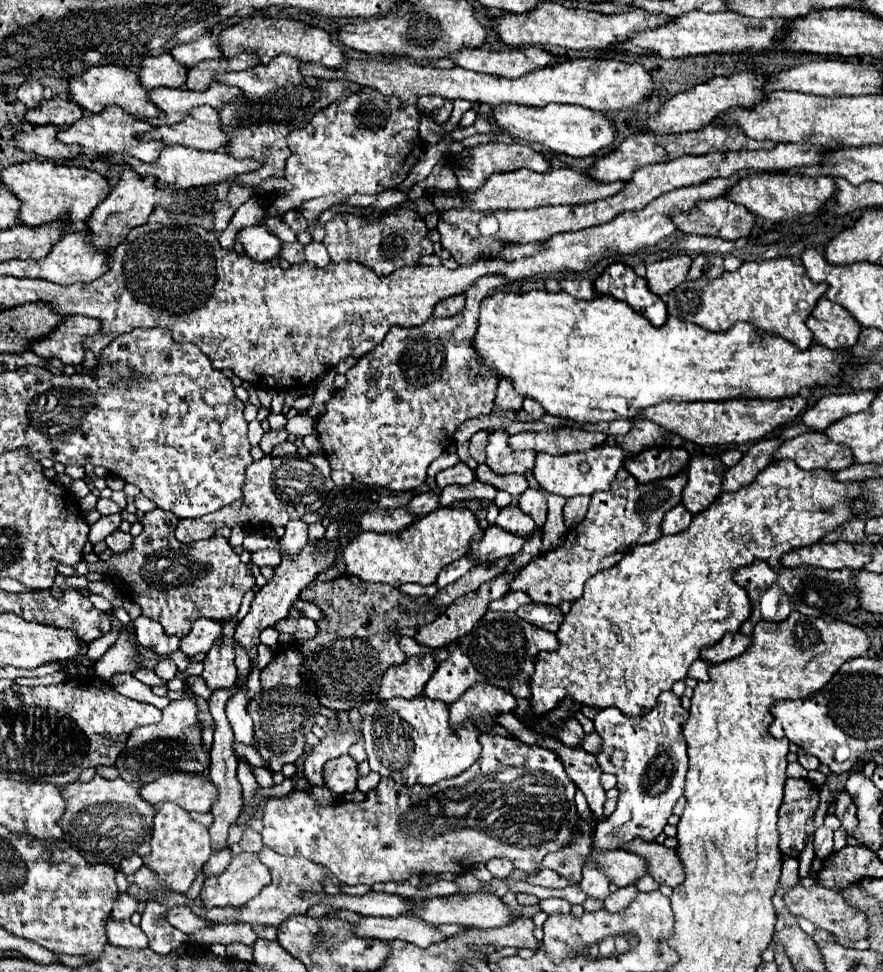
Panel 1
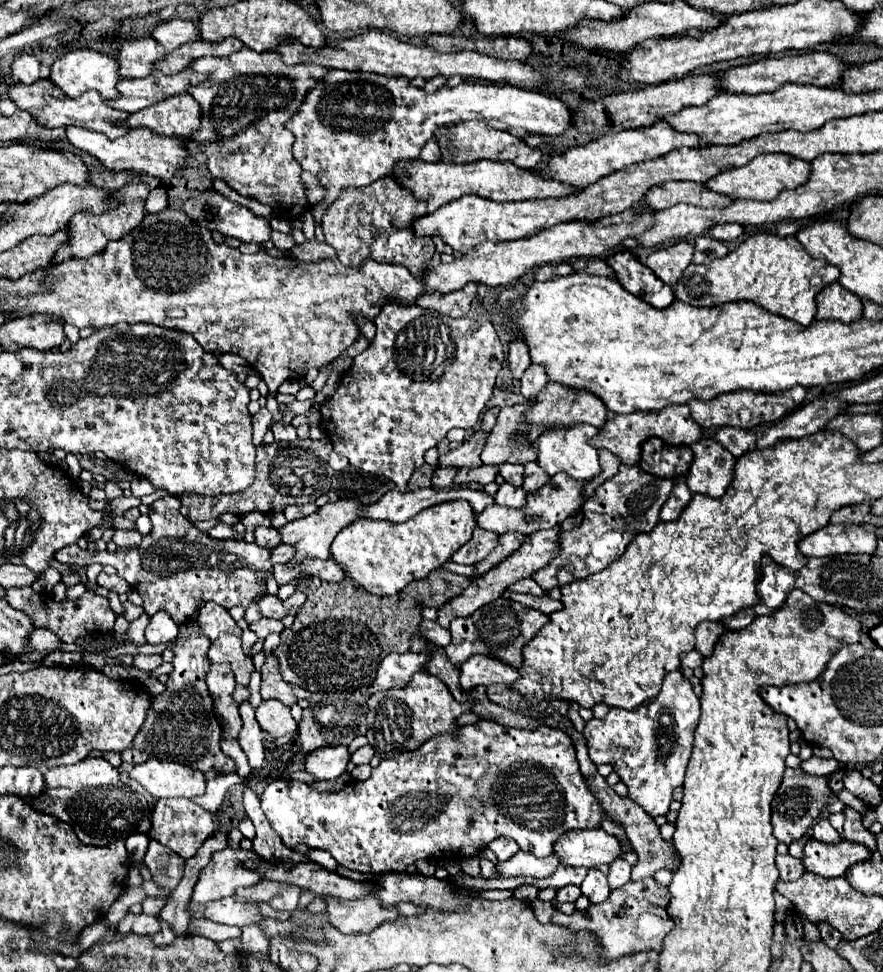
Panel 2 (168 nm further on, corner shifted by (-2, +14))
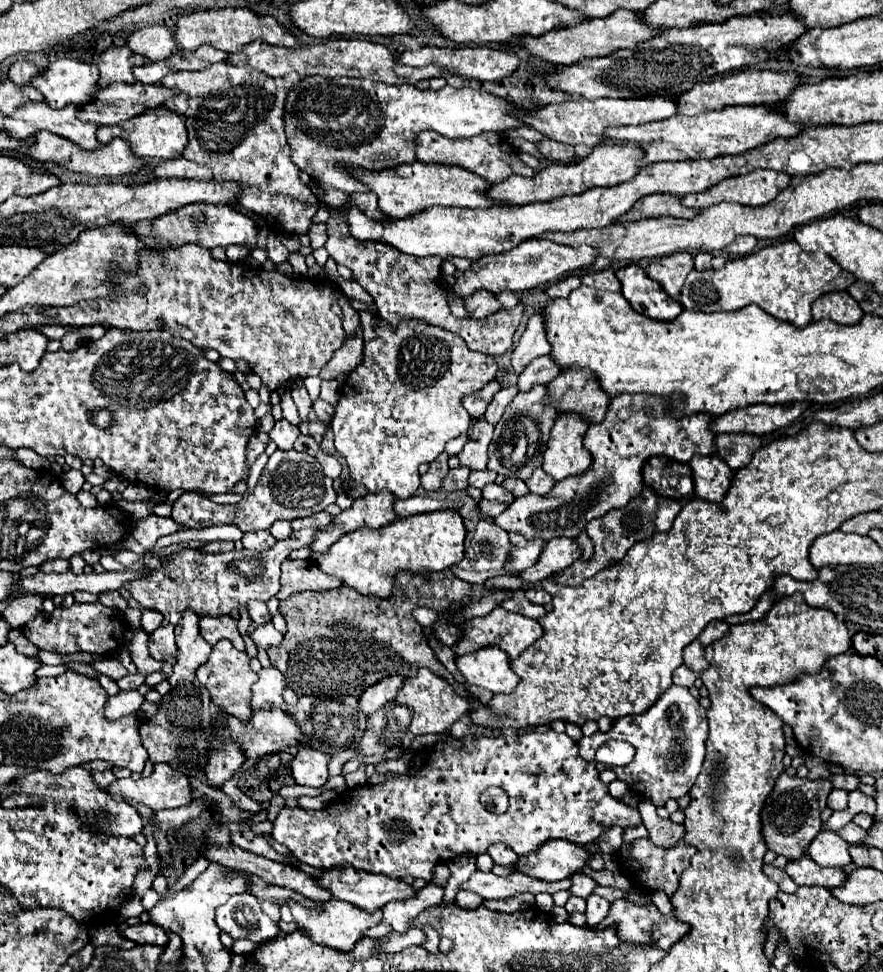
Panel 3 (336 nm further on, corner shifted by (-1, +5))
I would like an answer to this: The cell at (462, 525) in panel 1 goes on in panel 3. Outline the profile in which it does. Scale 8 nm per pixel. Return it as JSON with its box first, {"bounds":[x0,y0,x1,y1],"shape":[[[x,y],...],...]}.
{"bounds":[317,511,465,597],"shape":[[[433,511],[409,517],[405,521],[393,521],[379,529],[359,529],[341,537],[325,557],[317,557],[317,565],[345,581],[361,595],[389,597],[393,591],[395,575],[411,571],[421,575],[425,571],[443,571],[457,565],[463,559],[465,525],[457,511]]]}

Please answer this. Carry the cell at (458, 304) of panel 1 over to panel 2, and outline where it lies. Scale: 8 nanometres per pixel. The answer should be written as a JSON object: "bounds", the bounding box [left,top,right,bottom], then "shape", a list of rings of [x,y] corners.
{"bounds":[416,284,478,318],"shape":[[[466,284],[466,288],[448,292],[448,294],[422,294],[422,298],[416,300],[422,308],[438,310],[452,318],[462,318],[466,312],[470,312],[472,302],[478,298],[478,284]]]}

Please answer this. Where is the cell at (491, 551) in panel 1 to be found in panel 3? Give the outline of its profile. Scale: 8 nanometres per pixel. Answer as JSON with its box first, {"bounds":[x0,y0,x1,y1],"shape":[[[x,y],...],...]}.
{"bounds":[493,397,715,541],"shape":[[[617,397],[617,401],[611,401],[605,419],[589,425],[585,435],[585,449],[593,455],[593,465],[587,473],[555,483],[547,495],[529,493],[515,499],[513,505],[493,519],[493,525],[527,539],[549,541],[553,537],[577,537],[591,519],[603,517],[609,509],[625,507],[637,495],[637,489],[643,485],[641,469],[649,457],[665,455],[679,463],[689,463],[695,453],[713,455],[715,435],[709,433],[709,421],[711,415],[707,413],[675,419],[669,413],[669,405],[665,401],[653,401],[653,397]]]}

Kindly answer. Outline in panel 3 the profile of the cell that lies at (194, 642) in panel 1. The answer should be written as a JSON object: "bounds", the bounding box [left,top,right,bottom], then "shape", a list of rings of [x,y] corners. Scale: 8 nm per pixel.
{"bounds":[199,615,245,649],"shape":[[[217,615],[217,617],[201,617],[199,619],[201,635],[209,645],[215,645],[221,639],[229,639],[235,649],[245,649],[243,637],[237,631],[237,621],[229,615]]]}

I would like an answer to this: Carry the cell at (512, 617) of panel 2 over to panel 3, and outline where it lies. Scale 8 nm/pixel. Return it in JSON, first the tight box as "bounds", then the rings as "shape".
{"bounds":[451,607,543,661],"shape":[[[497,607],[485,617],[477,617],[477,619],[465,621],[463,629],[461,629],[461,639],[451,649],[455,651],[455,655],[467,655],[467,653],[473,653],[473,651],[477,651],[481,647],[499,645],[499,649],[503,649],[509,655],[509,659],[513,661],[529,645],[533,645],[541,635],[543,635],[543,627],[539,625],[539,621],[533,621],[533,619],[529,619],[525,615],[519,615],[519,613],[511,613],[511,611],[503,609],[503,607]]]}

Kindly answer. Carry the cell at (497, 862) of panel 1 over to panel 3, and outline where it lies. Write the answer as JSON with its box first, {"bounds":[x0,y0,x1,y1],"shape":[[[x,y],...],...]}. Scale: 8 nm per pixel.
{"bounds":[487,843,519,865],"shape":[[[501,843],[491,845],[487,853],[491,855],[491,859],[493,859],[497,865],[515,865],[515,863],[519,861],[517,853],[513,853],[513,849],[509,849],[507,845],[501,845]]]}

